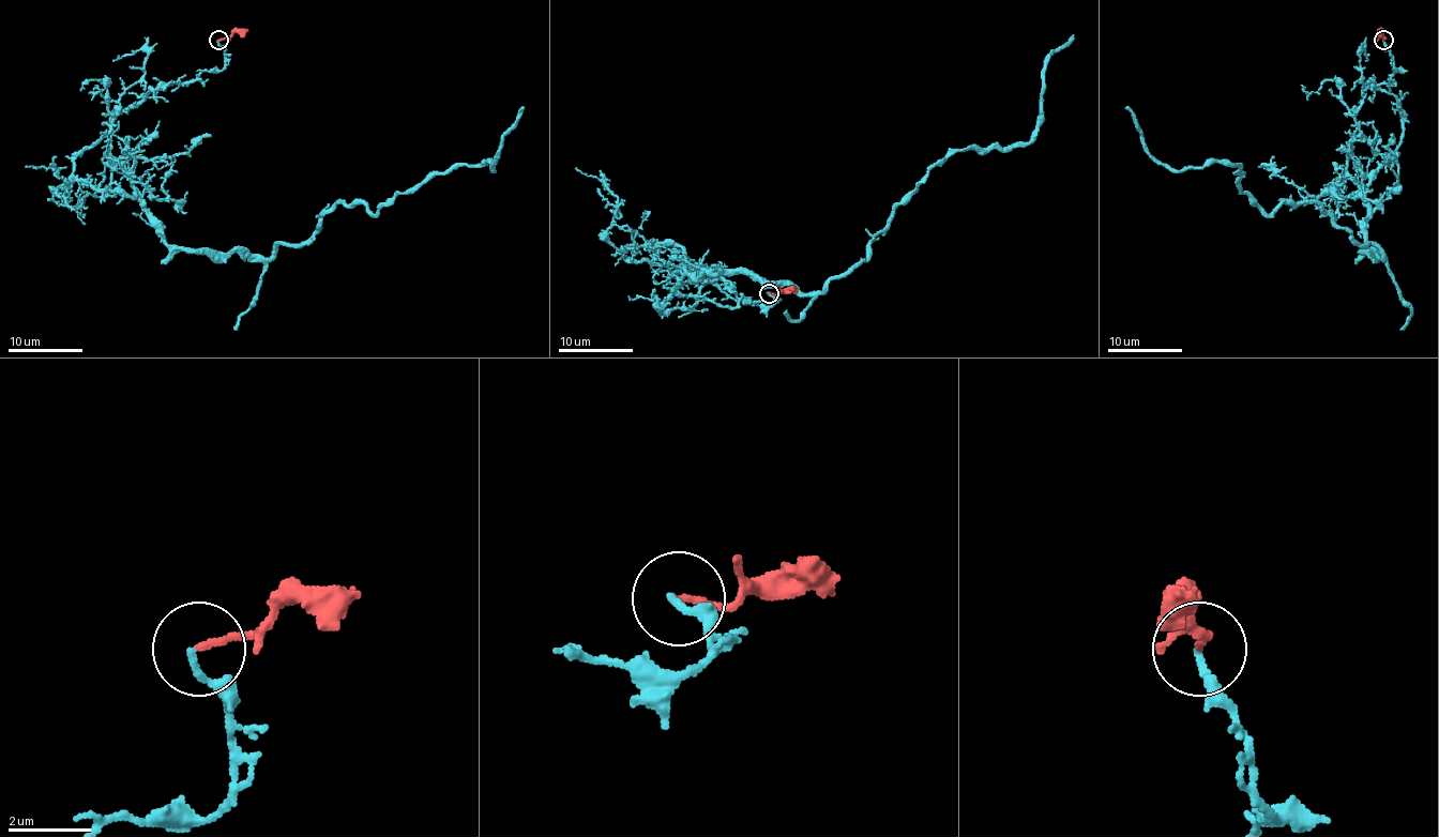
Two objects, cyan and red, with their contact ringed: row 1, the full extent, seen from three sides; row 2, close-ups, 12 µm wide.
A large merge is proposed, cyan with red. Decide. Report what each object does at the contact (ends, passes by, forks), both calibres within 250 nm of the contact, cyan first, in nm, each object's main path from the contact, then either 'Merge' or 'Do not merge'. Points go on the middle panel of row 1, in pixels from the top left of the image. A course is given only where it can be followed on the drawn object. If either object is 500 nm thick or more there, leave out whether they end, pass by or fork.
At the ring cyan ends. At the ring red ends. Thickness 160 nm (cyan) against 170 nm. Course of cyan: (768, 292), (705, 284), (661, 312), (684, 276), (820, 292), (936, 164), (1029, 142), (1073, 34). Course of red: (768, 292), (777, 294), (798, 289). Do not merge

